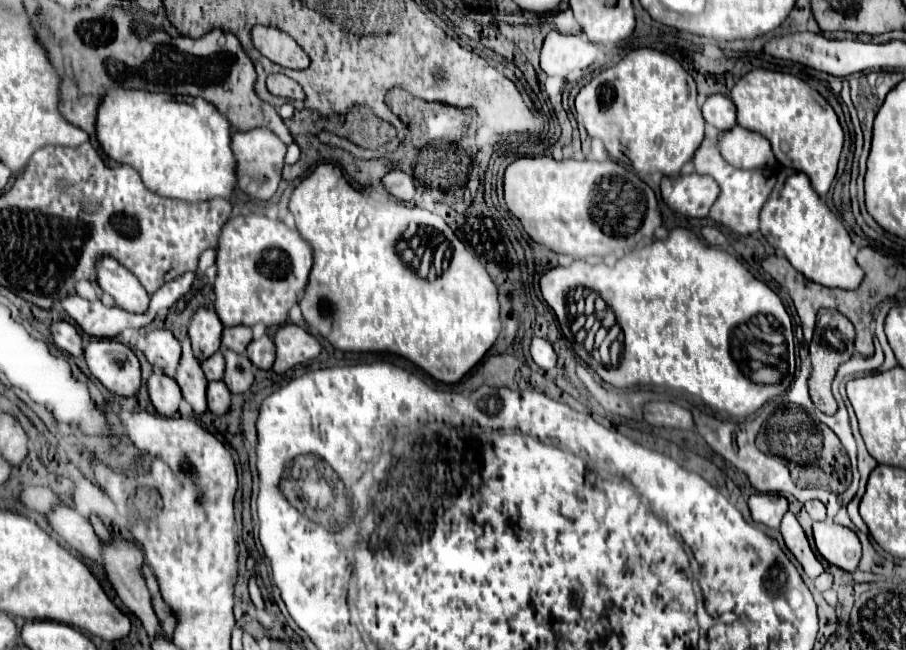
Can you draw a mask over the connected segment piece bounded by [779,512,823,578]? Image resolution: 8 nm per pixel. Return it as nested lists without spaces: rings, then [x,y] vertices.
[[[787,512],[783,522],[781,522],[781,534],[783,534],[783,540],[785,540],[785,546],[791,550],[791,554],[797,558],[797,562],[803,566],[805,574],[809,578],[815,578],[823,572],[823,566],[821,562],[817,560],[817,556],[813,554],[811,546],[809,546],[809,540],[801,528],[801,524],[797,522],[795,514],[793,512]]]

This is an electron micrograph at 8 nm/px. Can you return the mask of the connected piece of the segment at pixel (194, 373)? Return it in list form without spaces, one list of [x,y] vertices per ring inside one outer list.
[[[185,348],[181,354],[181,362],[177,368],[177,384],[183,392],[183,398],[193,406],[195,412],[207,410],[205,390],[207,390],[207,378],[201,372],[201,366],[197,358],[193,356],[191,348]]]

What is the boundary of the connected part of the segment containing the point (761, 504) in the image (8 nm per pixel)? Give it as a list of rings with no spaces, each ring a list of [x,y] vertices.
[[[751,494],[749,510],[755,522],[779,528],[783,514],[789,510],[789,502],[779,494]]]

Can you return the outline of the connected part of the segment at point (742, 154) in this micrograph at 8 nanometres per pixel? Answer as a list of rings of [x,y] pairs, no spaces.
[[[733,126],[719,136],[717,148],[721,156],[737,168],[761,168],[767,164],[777,166],[775,156],[771,154],[771,144],[757,132],[749,132],[741,126]]]

